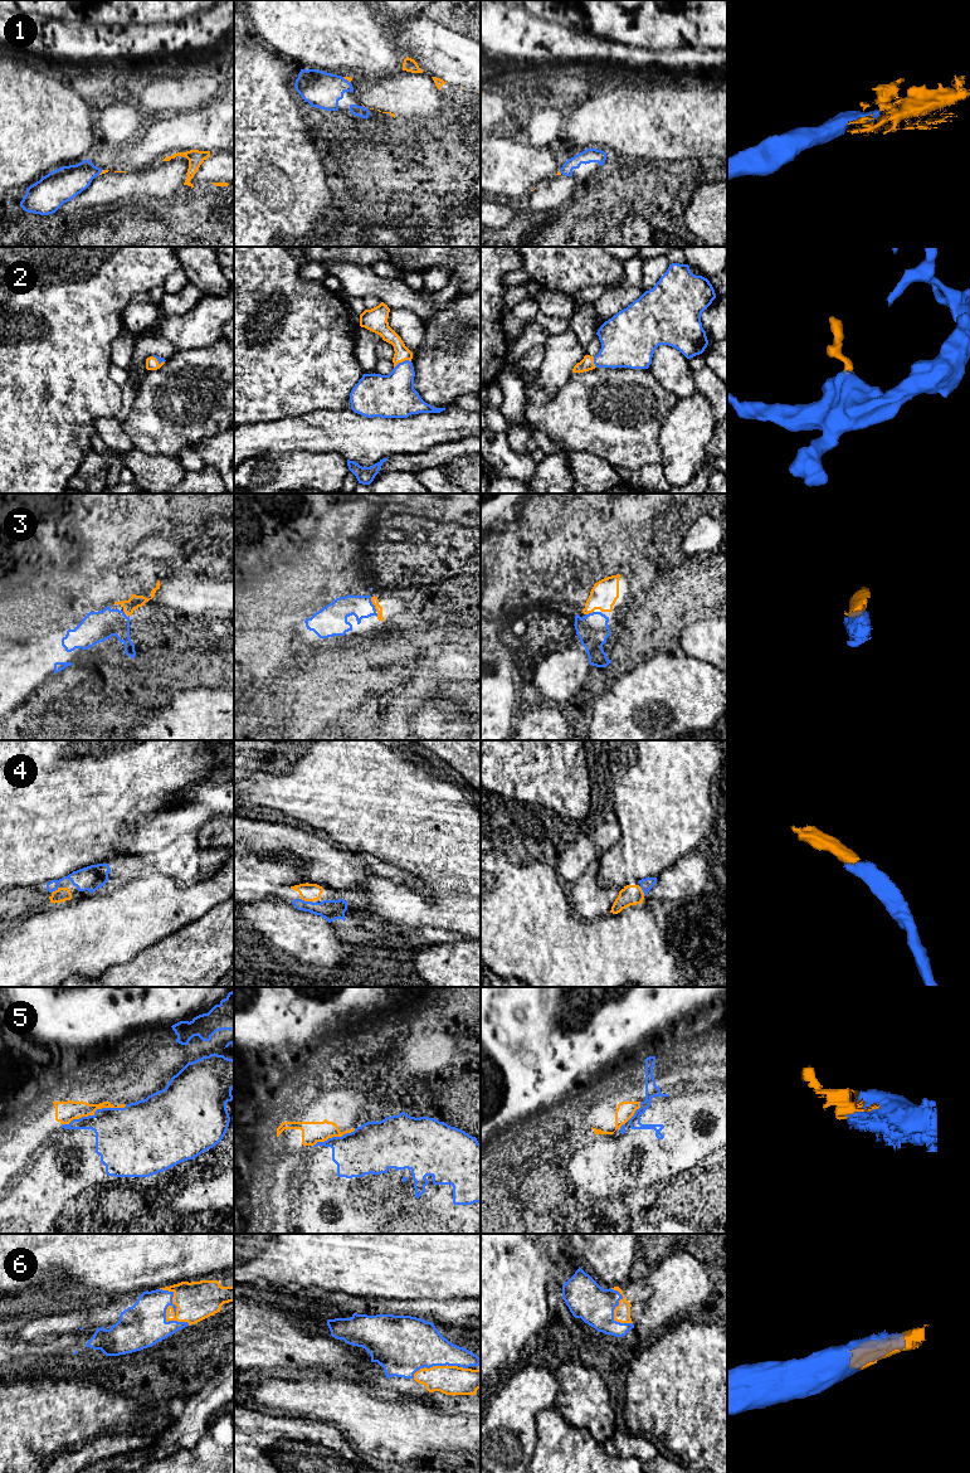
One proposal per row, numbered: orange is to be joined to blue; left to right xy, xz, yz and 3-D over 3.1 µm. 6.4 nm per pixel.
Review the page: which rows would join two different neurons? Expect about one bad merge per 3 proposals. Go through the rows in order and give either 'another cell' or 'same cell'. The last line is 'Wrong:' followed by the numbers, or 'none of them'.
1: another cell
2: same cell
3: same cell
4: same cell
5: another cell
6: same cell
Wrong: 1, 5

